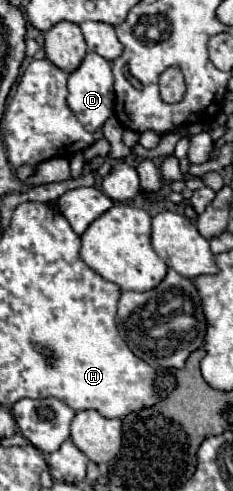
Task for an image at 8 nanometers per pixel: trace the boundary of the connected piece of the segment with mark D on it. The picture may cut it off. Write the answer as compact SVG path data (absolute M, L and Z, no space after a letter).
M88 53L82 65L68 77L68 91L70 91L68 105L72 113L78 117L78 121L84 125L84 129L88 129L90 133L98 131L104 125L104 121L112 117L114 113L114 85L112 83L114 83L114 77L112 77L110 63L96 53Z

